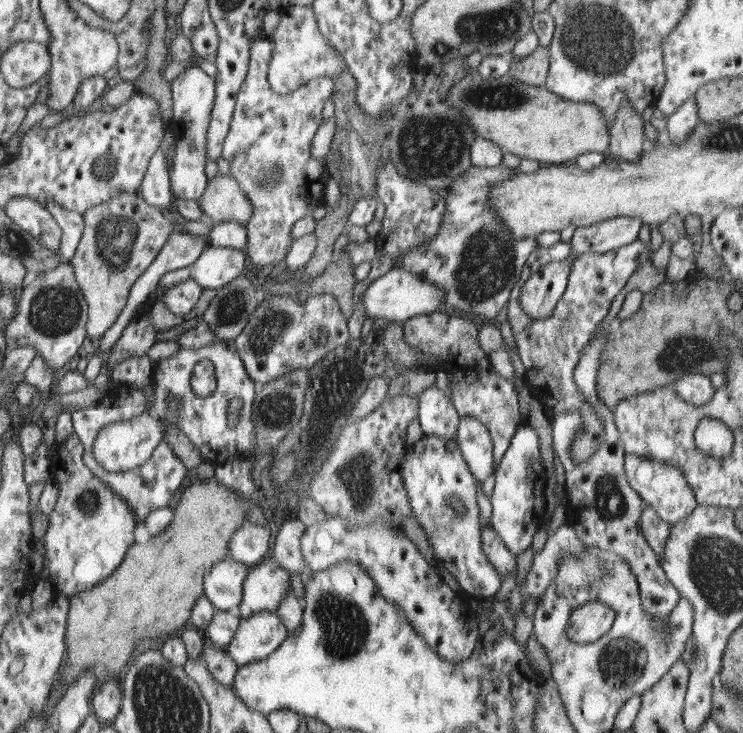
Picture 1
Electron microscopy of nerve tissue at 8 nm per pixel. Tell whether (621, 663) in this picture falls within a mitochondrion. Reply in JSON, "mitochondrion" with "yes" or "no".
{"mitochondrion":"yes"}

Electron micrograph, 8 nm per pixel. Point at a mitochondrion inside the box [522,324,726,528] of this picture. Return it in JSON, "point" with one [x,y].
{"point":[681,353]}

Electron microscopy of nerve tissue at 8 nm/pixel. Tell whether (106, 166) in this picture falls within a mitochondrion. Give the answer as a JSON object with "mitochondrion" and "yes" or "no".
{"mitochondrion":"yes"}

